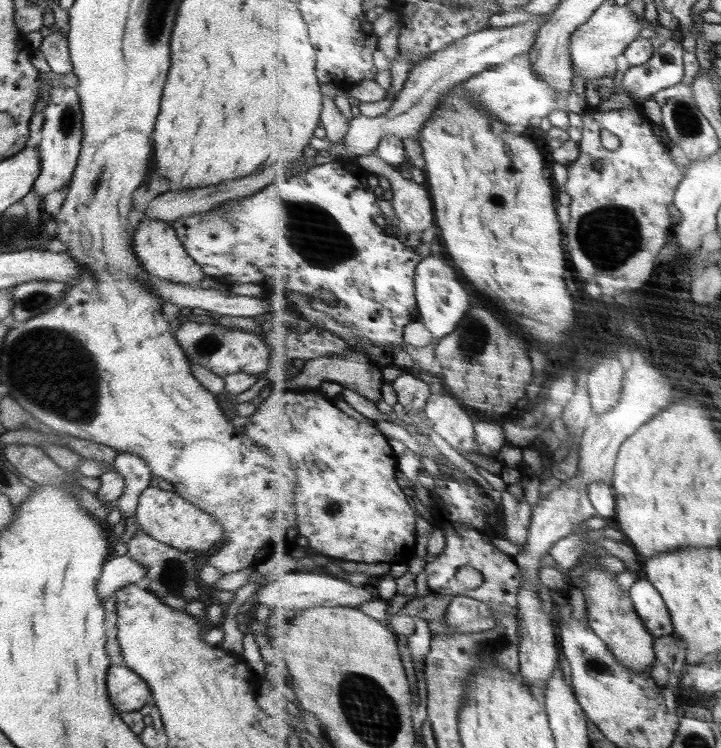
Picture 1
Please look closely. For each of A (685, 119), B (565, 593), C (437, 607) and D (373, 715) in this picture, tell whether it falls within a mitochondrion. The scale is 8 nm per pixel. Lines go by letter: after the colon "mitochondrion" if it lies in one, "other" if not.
A: mitochondrion
B: other
C: other
D: mitochondrion

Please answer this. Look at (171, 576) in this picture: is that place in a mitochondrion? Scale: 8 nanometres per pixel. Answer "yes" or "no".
yes

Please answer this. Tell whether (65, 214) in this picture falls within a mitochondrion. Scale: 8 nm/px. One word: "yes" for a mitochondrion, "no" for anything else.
no

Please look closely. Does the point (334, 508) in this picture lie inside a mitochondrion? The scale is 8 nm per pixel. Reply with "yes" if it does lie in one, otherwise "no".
yes

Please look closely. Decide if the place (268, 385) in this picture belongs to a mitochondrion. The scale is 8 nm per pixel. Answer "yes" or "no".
no

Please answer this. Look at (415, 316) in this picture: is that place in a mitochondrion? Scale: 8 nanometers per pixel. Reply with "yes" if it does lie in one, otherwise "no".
no

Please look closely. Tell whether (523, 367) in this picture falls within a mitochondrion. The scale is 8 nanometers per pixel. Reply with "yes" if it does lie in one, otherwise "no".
no

